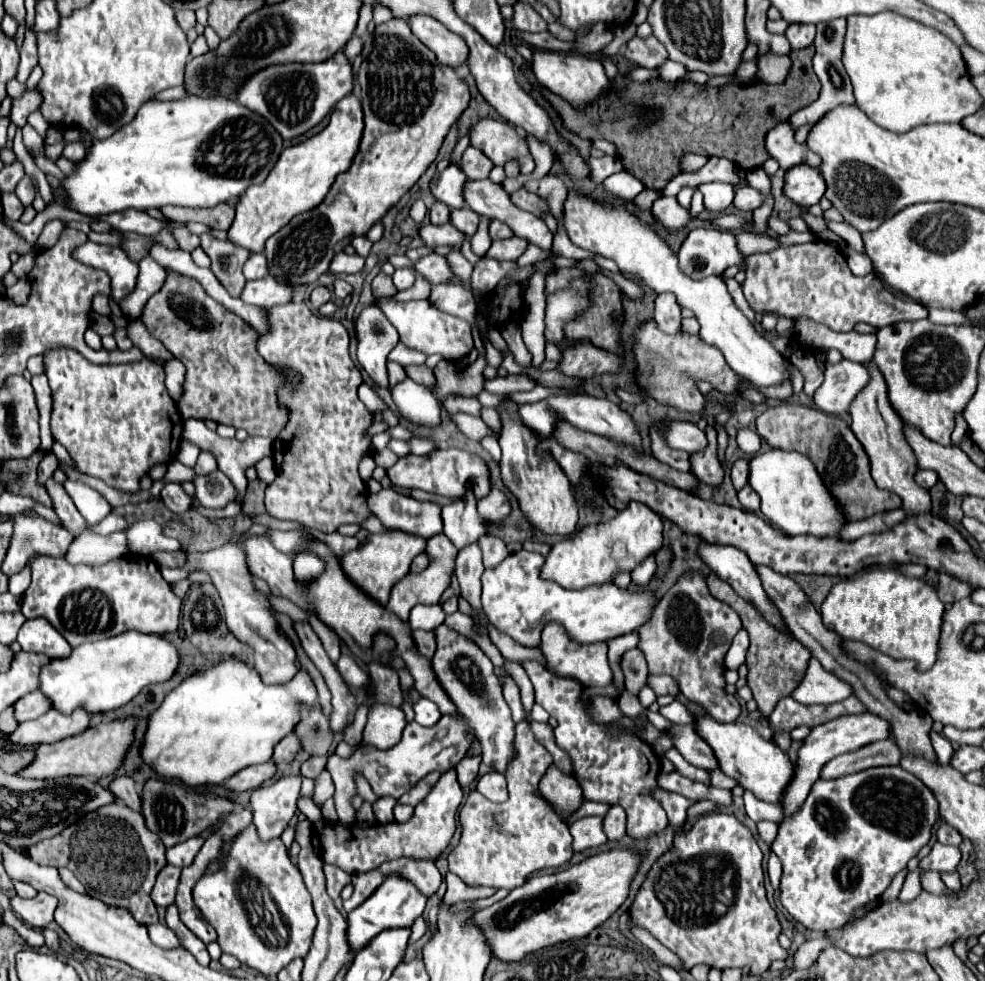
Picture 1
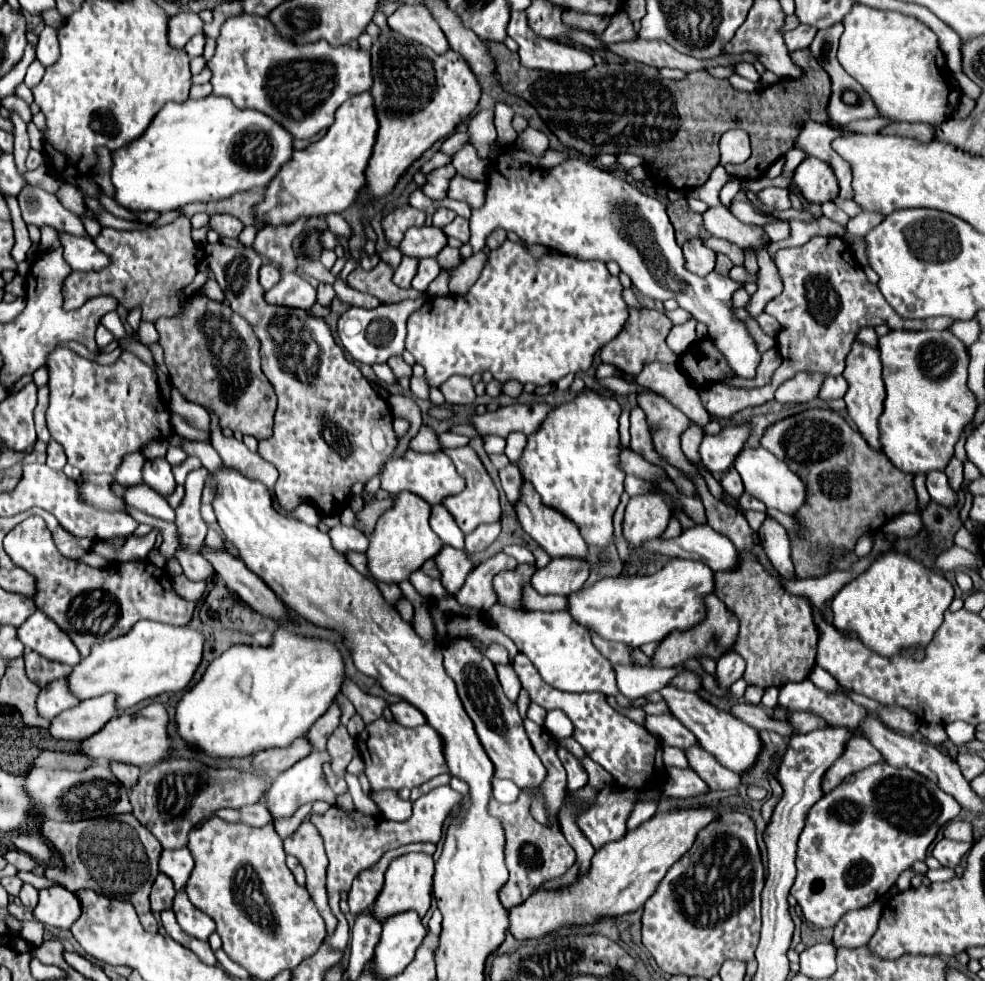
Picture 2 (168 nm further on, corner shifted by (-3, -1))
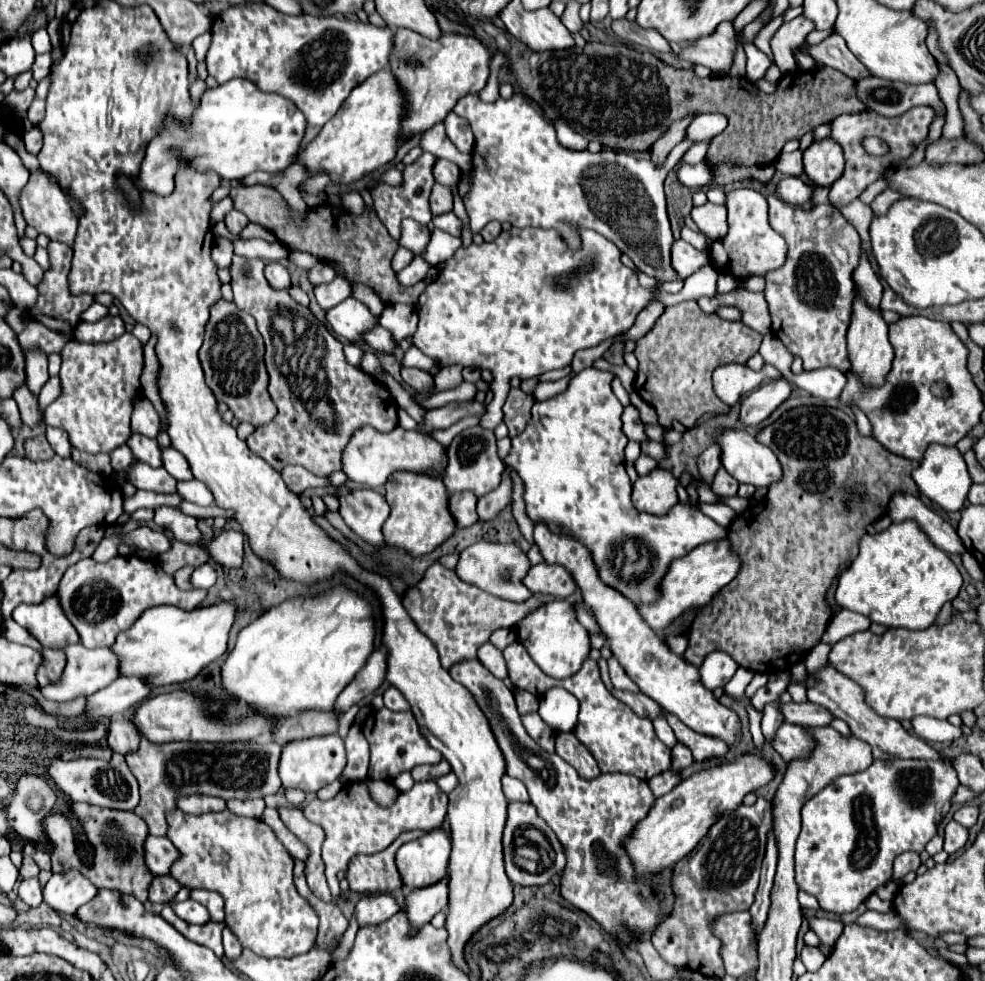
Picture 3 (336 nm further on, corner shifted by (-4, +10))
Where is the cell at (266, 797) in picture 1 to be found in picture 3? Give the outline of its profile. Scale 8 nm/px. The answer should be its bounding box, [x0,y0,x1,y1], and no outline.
[279,733,347,793]

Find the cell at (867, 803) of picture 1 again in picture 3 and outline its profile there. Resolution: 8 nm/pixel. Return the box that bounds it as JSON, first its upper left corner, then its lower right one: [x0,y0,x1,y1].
[795,759,959,915]

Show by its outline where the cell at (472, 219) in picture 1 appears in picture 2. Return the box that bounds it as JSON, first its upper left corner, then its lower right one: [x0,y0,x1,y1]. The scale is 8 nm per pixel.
[442,216,470,242]

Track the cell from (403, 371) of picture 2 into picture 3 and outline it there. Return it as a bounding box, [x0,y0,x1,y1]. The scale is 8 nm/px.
[367,325,397,353]

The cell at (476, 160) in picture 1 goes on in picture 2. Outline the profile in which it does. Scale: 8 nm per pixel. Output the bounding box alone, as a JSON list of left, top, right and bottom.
[452,144,486,180]

